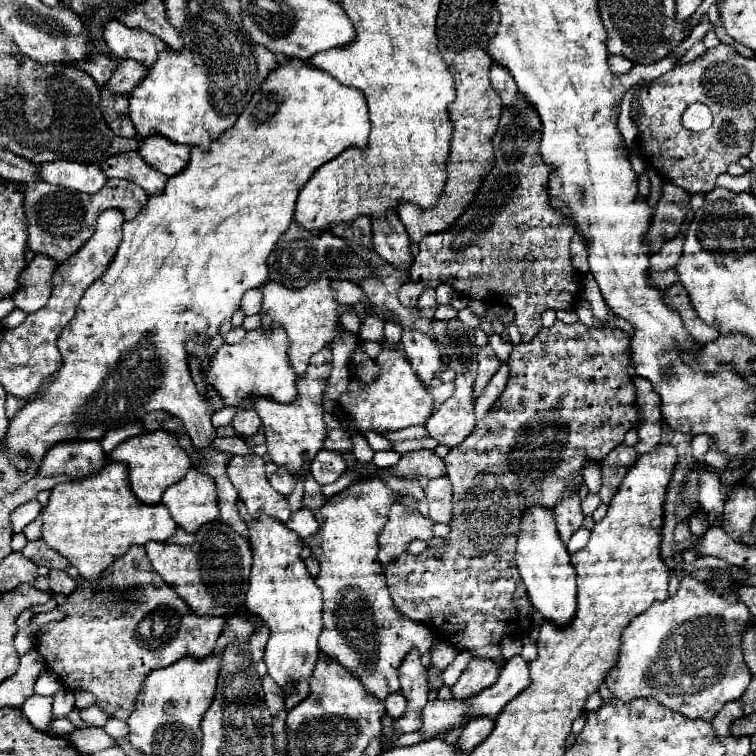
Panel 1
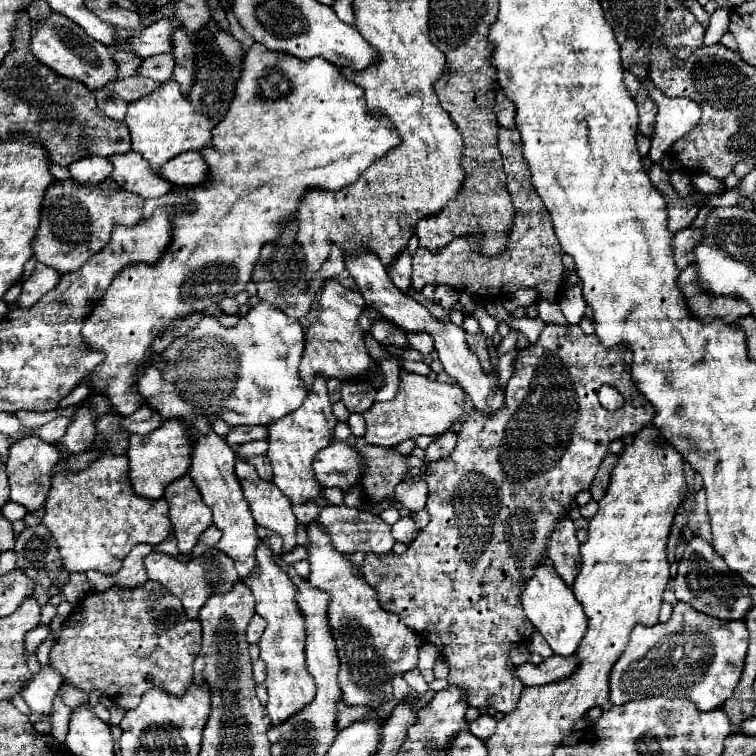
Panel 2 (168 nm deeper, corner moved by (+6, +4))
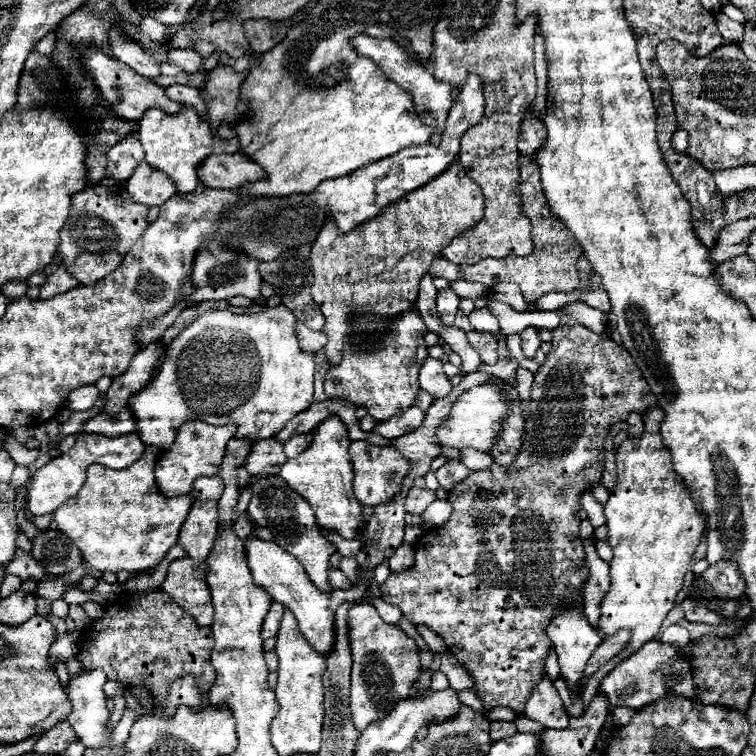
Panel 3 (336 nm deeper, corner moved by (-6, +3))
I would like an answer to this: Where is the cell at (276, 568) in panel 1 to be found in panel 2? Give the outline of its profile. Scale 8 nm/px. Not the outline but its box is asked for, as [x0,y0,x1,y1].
[244,540,316,724]

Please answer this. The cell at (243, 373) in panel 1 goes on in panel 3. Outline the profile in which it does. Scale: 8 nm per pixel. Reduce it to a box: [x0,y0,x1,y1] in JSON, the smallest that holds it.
[128,305,314,449]

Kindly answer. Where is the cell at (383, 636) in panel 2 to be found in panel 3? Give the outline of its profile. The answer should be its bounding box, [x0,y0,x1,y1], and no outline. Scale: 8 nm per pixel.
[348,603,420,731]

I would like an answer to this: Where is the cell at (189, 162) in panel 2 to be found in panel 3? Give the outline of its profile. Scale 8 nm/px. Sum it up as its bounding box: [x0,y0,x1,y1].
[198,153,266,189]

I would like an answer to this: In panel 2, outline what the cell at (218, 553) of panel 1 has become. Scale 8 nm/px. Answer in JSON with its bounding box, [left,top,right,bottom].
[144,548,240,620]

